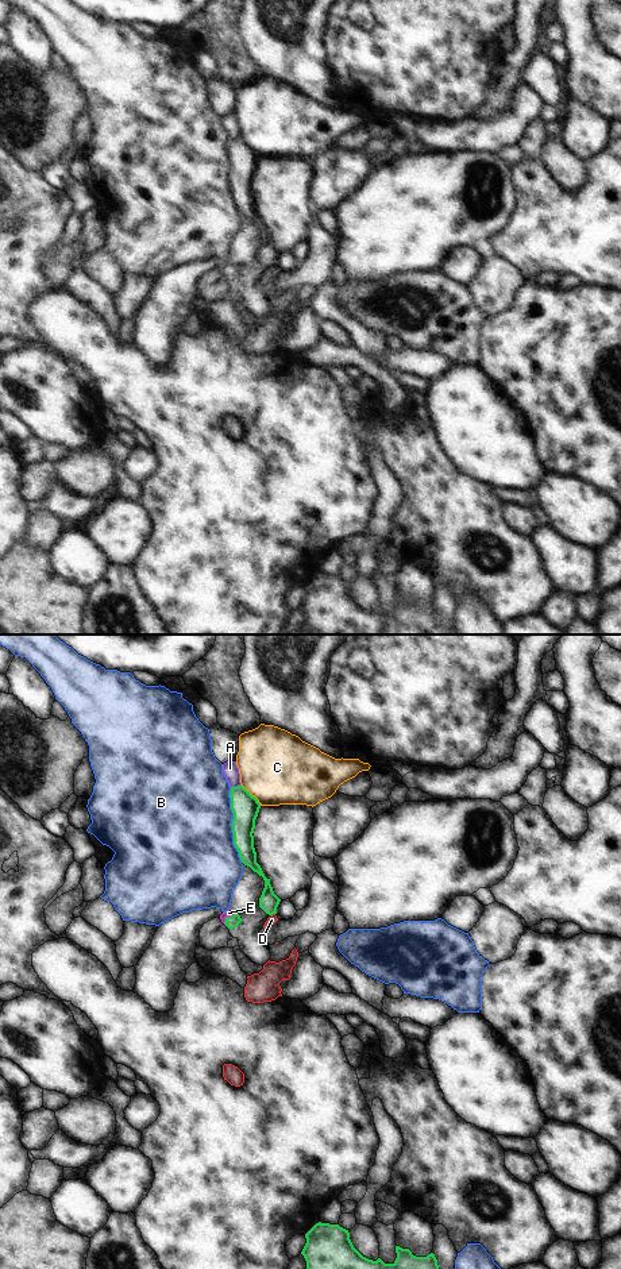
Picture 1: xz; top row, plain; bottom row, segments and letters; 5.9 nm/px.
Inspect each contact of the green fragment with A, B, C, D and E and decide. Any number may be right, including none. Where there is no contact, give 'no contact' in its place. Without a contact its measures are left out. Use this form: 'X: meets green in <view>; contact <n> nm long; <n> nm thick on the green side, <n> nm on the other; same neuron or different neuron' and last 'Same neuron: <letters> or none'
A: meets green in xz; contact 70 nm long; 160 nm thick on the green side, 90 nm on the other; different neuron
B: meets green in xz; contact 460 nm long; 160 nm thick on the green side, 500 nm on the other; different neuron
C: meets green in xz; contact 180 nm long; 160 nm thick on the green side, 440 nm on the other; different neuron
D: meets green in xz; contact 40 nm long; 120 nm thick on the green side, 60 nm on the other; different neuron
E: meets green in xz; contact 90 nm long; 70 nm thick on the green side, 40 nm on the other; same neuron
Same neuron: E

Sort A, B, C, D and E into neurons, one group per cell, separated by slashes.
A / B / C / D / E

